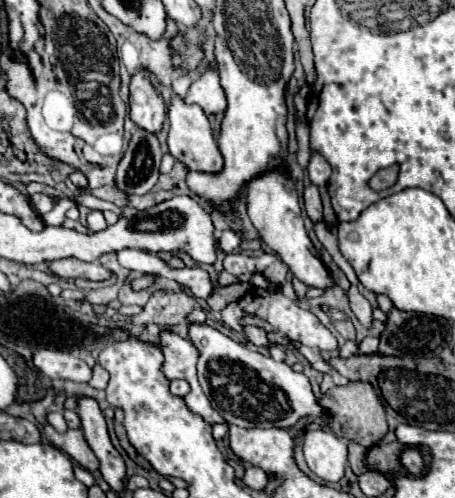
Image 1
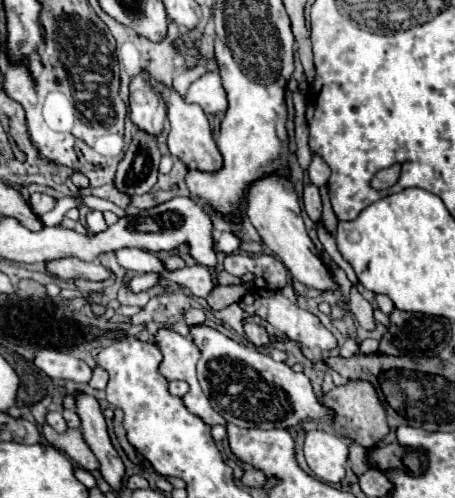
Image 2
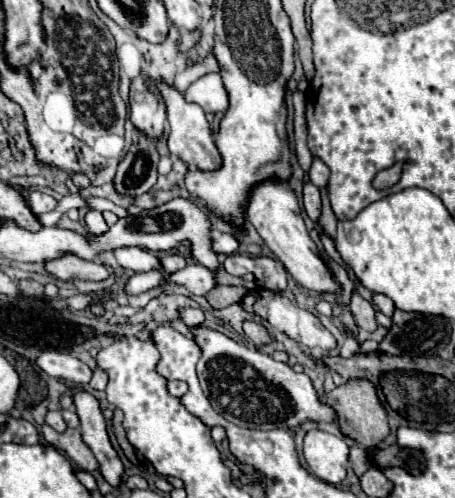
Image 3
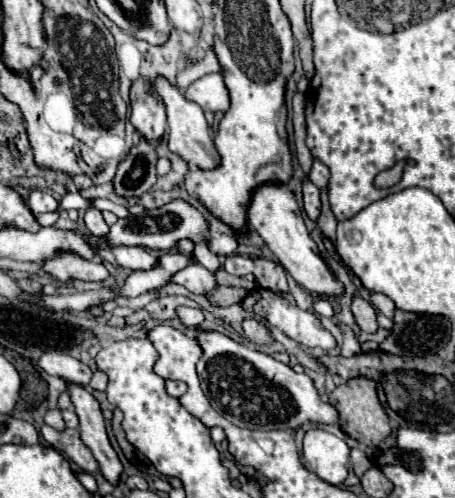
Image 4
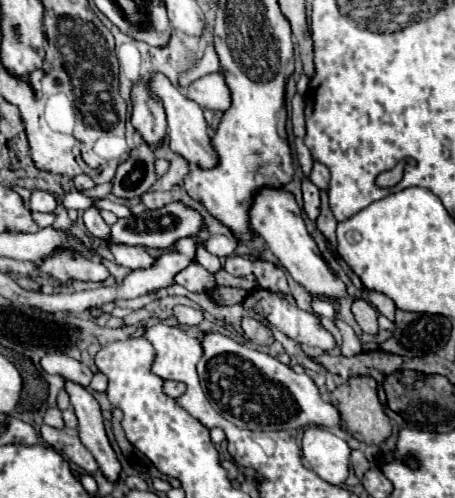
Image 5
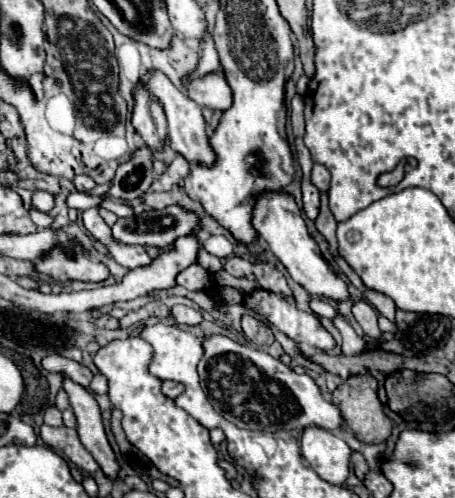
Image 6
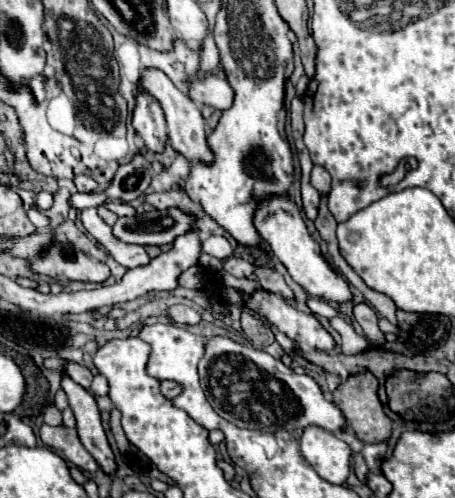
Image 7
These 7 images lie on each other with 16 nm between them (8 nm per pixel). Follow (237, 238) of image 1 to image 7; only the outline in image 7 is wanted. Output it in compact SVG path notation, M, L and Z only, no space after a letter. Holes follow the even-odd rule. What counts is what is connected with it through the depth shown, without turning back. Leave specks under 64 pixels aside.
M210 236L208 240L202 242L202 250L208 252L210 256L216 256L216 258L224 260L224 258L232 256L234 248L232 248L232 242L228 238L224 238L224 236Z

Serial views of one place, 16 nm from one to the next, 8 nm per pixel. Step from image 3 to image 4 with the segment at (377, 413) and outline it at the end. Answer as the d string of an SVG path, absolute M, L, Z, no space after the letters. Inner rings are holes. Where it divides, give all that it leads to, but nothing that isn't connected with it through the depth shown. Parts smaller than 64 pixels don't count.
M352 378L346 384L334 388L328 394L328 404L332 404L338 410L340 430L346 432L350 438L358 440L358 444L362 444L362 446L378 446L390 434L388 416L386 416L386 411L378 400L374 382L368 380L368 378Z

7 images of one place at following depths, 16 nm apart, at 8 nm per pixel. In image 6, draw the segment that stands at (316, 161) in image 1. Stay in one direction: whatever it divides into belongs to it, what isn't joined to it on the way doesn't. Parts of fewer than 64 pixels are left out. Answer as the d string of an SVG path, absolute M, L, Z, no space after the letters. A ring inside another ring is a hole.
M314 164L312 174L310 174L310 180L312 180L312 184L314 184L318 190L326 192L328 186L330 186L330 172L328 172L328 168L322 166L322 164Z

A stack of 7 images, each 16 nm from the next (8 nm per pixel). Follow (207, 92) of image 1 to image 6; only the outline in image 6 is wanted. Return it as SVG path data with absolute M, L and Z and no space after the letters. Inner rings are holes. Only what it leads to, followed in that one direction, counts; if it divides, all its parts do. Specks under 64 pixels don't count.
M208 74L198 80L194 80L188 86L186 96L194 102L198 102L204 108L212 110L228 110L232 104L232 92L226 80L220 74Z

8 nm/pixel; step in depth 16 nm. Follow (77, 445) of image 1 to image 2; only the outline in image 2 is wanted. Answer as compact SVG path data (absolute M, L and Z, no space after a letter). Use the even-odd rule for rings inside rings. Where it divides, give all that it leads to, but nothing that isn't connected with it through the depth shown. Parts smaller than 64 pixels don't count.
M44 424L42 428L44 438L58 450L62 450L64 454L68 454L80 468L94 472L98 470L98 460L94 456L94 452L88 448L88 444L84 444L84 436L80 430L66 430L64 434L56 432L52 426Z

